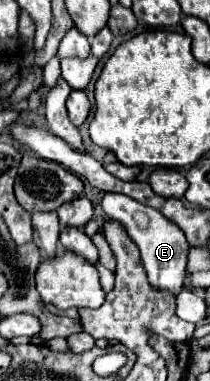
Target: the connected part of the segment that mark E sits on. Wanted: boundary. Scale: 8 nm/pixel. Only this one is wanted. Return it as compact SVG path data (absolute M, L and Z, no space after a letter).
M112 192L106 194L102 198L102 210L106 212L108 218L118 220L126 228L126 232L134 240L134 244L140 248L142 264L146 268L150 286L156 290L166 290L166 292L178 294L186 280L188 242L186 242L184 232L174 222L164 218L164 214L160 214L154 208L144 206L124 194L112 194Z

